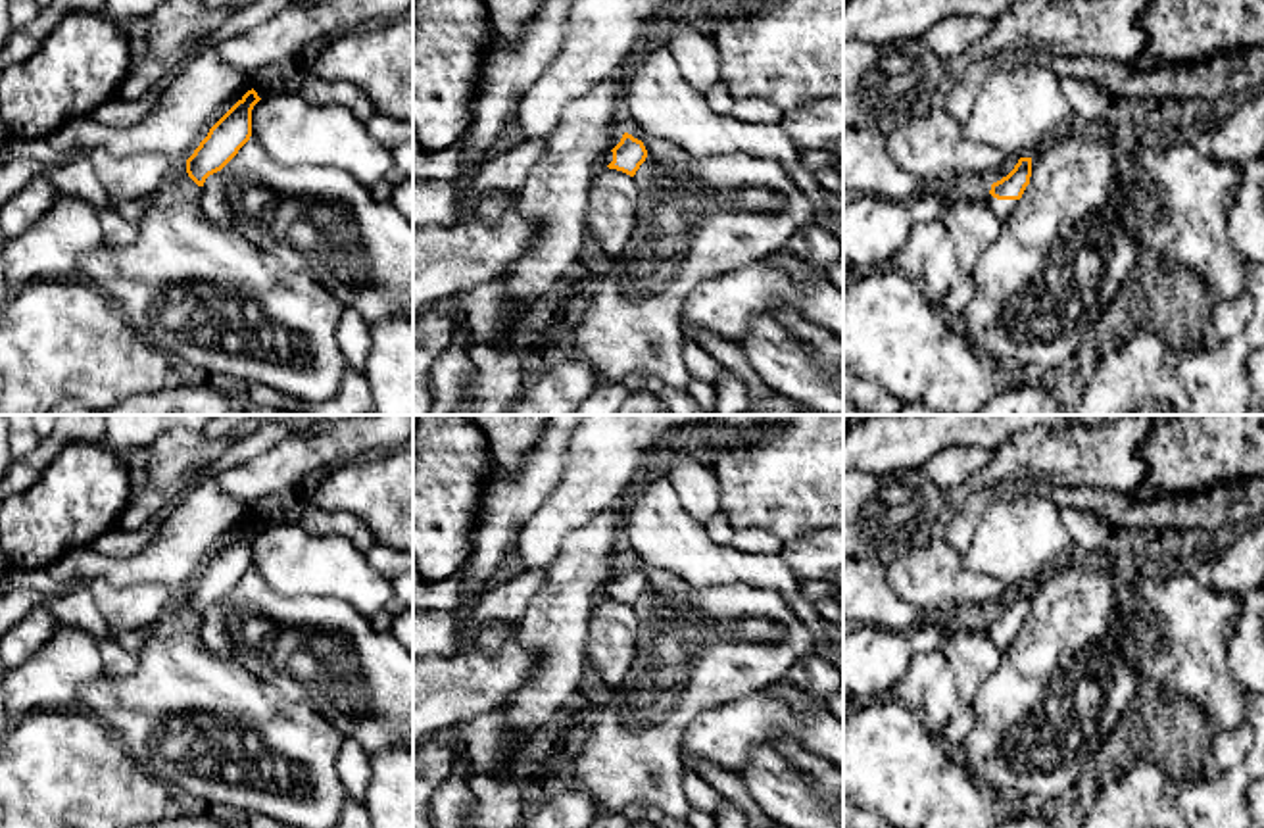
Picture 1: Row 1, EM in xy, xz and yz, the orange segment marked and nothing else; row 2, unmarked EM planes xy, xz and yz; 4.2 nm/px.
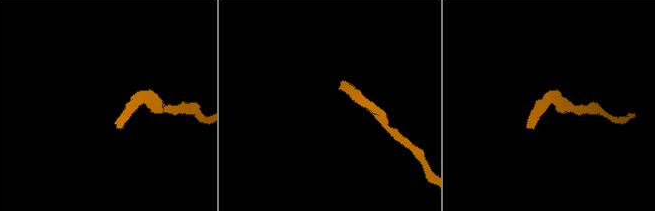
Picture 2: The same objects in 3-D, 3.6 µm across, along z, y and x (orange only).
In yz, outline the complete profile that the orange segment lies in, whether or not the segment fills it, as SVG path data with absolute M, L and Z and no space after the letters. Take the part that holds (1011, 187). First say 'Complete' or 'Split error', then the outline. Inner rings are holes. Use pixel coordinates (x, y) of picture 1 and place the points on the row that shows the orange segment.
Split error. M1020 158L1014 169L1001 181L991 184L989 206L999 219L1009 219L1009 215L1018 206L1026 186L1032 177L1032 158Z

